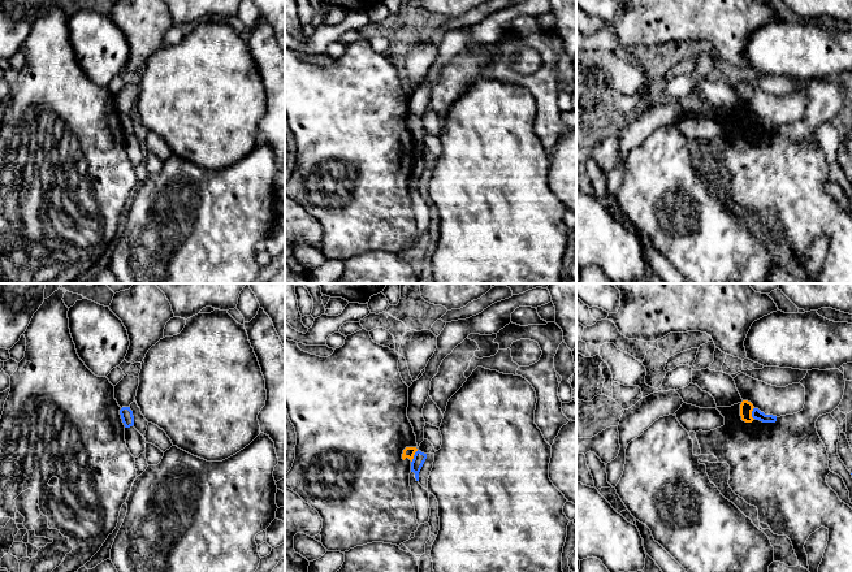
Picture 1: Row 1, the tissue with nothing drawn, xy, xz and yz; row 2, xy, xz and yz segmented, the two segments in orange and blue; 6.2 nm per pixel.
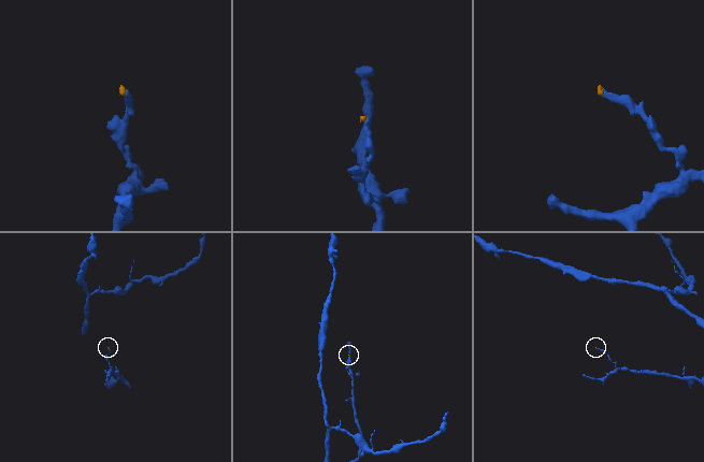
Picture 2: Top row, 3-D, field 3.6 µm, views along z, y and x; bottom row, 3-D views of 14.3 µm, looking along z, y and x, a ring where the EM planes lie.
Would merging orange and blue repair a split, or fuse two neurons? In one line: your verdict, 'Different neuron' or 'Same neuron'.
Different neuron

